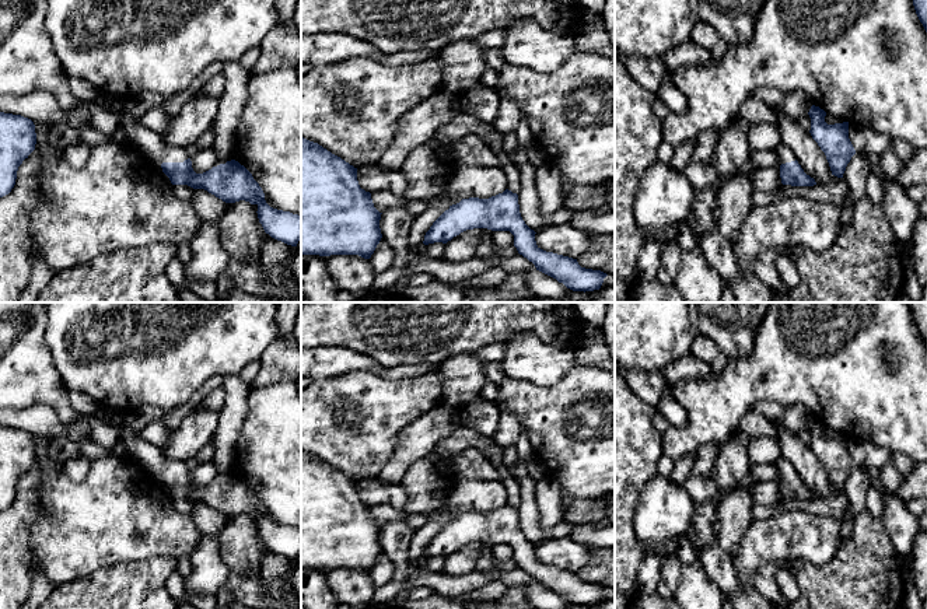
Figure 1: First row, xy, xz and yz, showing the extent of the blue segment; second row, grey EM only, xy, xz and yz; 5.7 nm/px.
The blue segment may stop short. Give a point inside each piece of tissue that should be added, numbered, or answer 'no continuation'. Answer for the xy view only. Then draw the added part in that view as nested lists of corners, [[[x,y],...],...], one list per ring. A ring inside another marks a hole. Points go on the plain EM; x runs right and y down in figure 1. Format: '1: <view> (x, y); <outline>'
1: xy (149, 457); [[[123,424],[122,428],[126,458],[133,459],[139,466],[150,472],[161,484],[162,476],[183,476],[192,470],[186,462],[168,459],[161,448],[143,440],[140,433],[134,433]]]

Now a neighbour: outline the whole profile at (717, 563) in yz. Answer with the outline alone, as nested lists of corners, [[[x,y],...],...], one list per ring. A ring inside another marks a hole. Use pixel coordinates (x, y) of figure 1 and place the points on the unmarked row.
[[[713,540],[706,550],[699,552],[697,560],[702,563],[707,577],[723,594],[739,589],[732,557],[720,546],[718,540]]]

